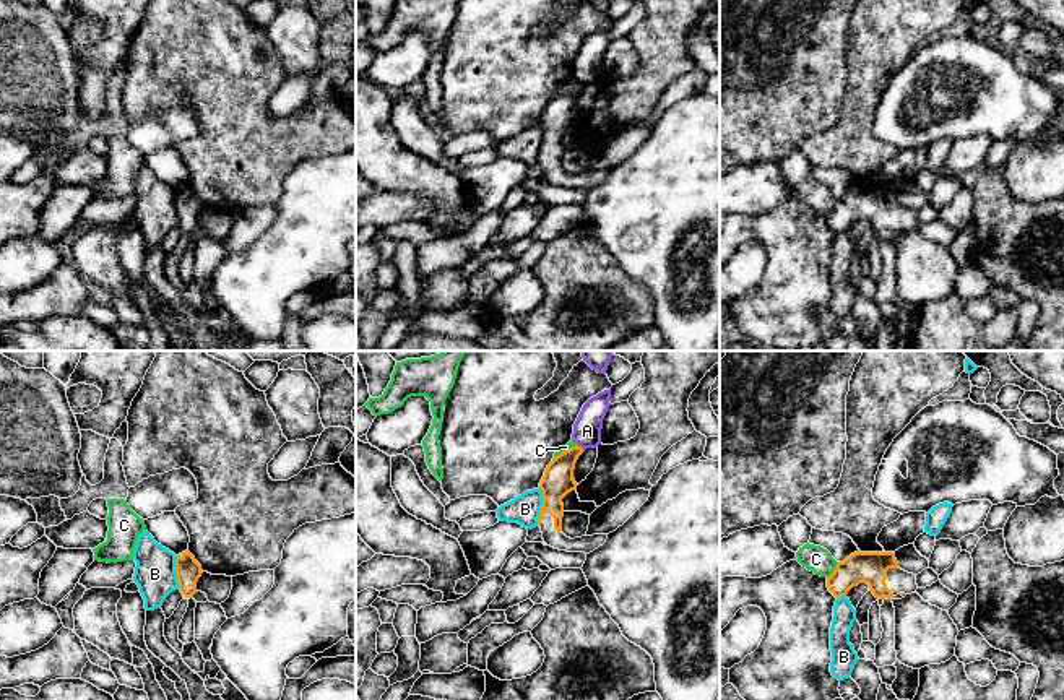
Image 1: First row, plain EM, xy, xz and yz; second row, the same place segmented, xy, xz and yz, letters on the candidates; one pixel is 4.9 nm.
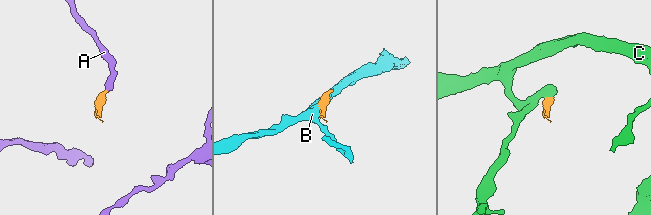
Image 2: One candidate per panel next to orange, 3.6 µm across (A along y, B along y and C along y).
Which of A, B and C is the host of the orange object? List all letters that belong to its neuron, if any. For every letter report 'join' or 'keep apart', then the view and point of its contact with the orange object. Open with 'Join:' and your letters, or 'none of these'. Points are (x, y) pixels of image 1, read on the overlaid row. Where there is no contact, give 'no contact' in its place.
Join: none of these
A: keep apart; meets orange in xz at (580, 447)
B: keep apart; meets orange in xz at (541, 507)
C: keep apart; meets orange in yz at (834, 570)

